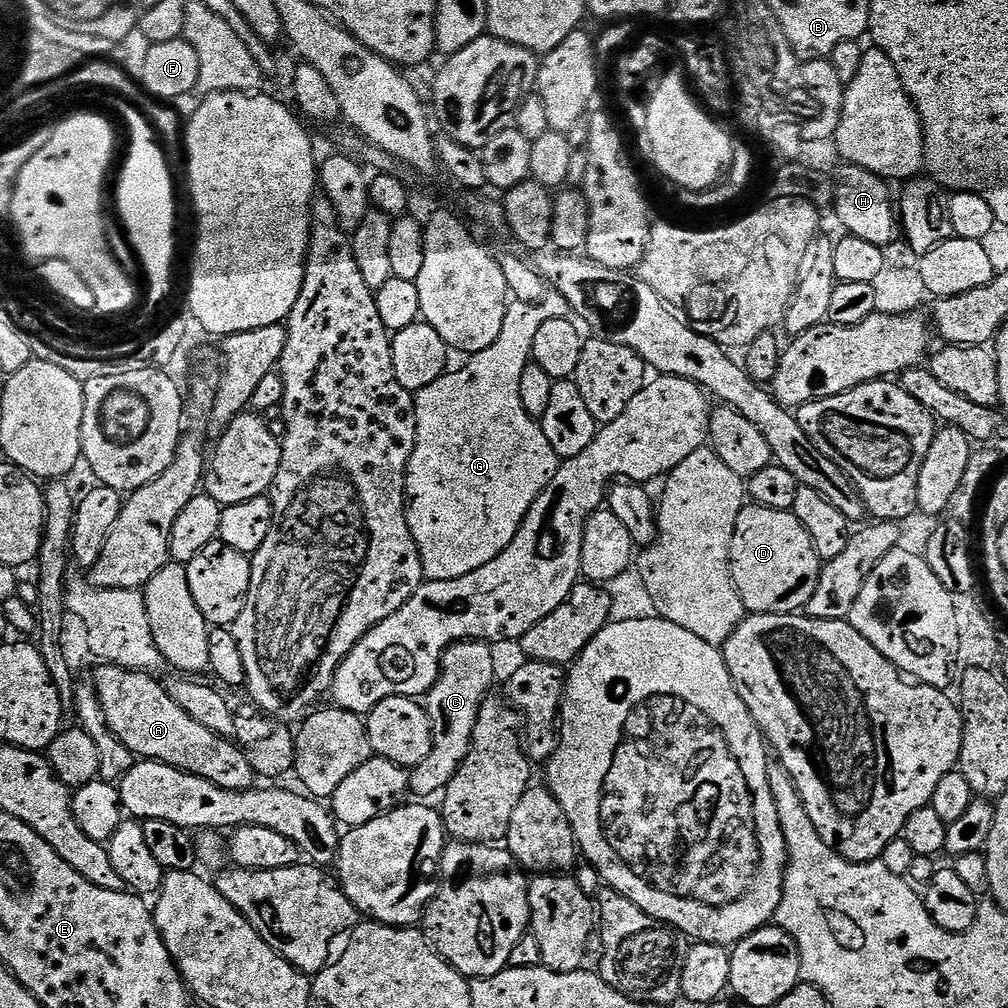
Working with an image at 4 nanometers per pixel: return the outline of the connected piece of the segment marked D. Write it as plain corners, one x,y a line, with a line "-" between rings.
749,503
736,519
734,538
728,551
728,567
732,569
732,581
742,598
745,613
786,616
807,609
810,598
814,598
814,590
818,590
822,561
814,550
810,534
806,534
806,526
798,522
792,511
770,510
760,504

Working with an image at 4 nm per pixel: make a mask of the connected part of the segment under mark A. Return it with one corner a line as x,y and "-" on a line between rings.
101,663
99,667
94,687
102,702
108,729
140,760
169,764
235,792
245,792
257,783
258,775
248,761
247,751
232,744
236,742
229,737
214,734
214,730
206,730
206,726
194,722
194,718
170,698
167,687
155,680
155,675
119,668
117,664

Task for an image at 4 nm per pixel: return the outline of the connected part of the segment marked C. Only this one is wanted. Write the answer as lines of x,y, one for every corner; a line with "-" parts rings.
462,640
444,651
444,657
440,659
440,676
426,697
432,731
430,754
422,758
422,762
418,762
410,772
410,792
413,797
439,797
450,778
454,778
458,766
462,766
472,745
478,710
486,699
484,691
496,676
496,660
488,648
491,647
483,640

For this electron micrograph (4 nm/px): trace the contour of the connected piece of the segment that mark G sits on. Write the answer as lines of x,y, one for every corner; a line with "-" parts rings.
557,294
545,295
538,304
513,299
506,307
506,318
502,322
502,334
498,334
498,339
491,346
486,346
486,350
481,352
471,353
465,359
468,361
457,372
449,370
434,382
430,382
430,386
415,393
416,441
414,442
414,450
410,454
408,469
404,472
404,509
406,510
406,522
410,526
410,534
414,534
414,542
418,546
418,554
422,558
422,570
428,580
462,578
462,574
474,574
474,570
486,566
486,562
494,562
494,558
498,558
498,554
502,554
502,550
506,550
506,546
510,546
510,542
514,542
514,534
518,534
530,506
534,506
538,494
542,494
542,490
546,490
550,478
554,478
554,474
560,469
562,458
554,450
554,446
550,446
550,442
546,442
546,434
541,421
537,417
526,414
526,406
522,406
520,383
522,382
522,370
526,370
526,366
531,361
534,337
538,335
542,322
554,318
565,318
569,312
566,298

